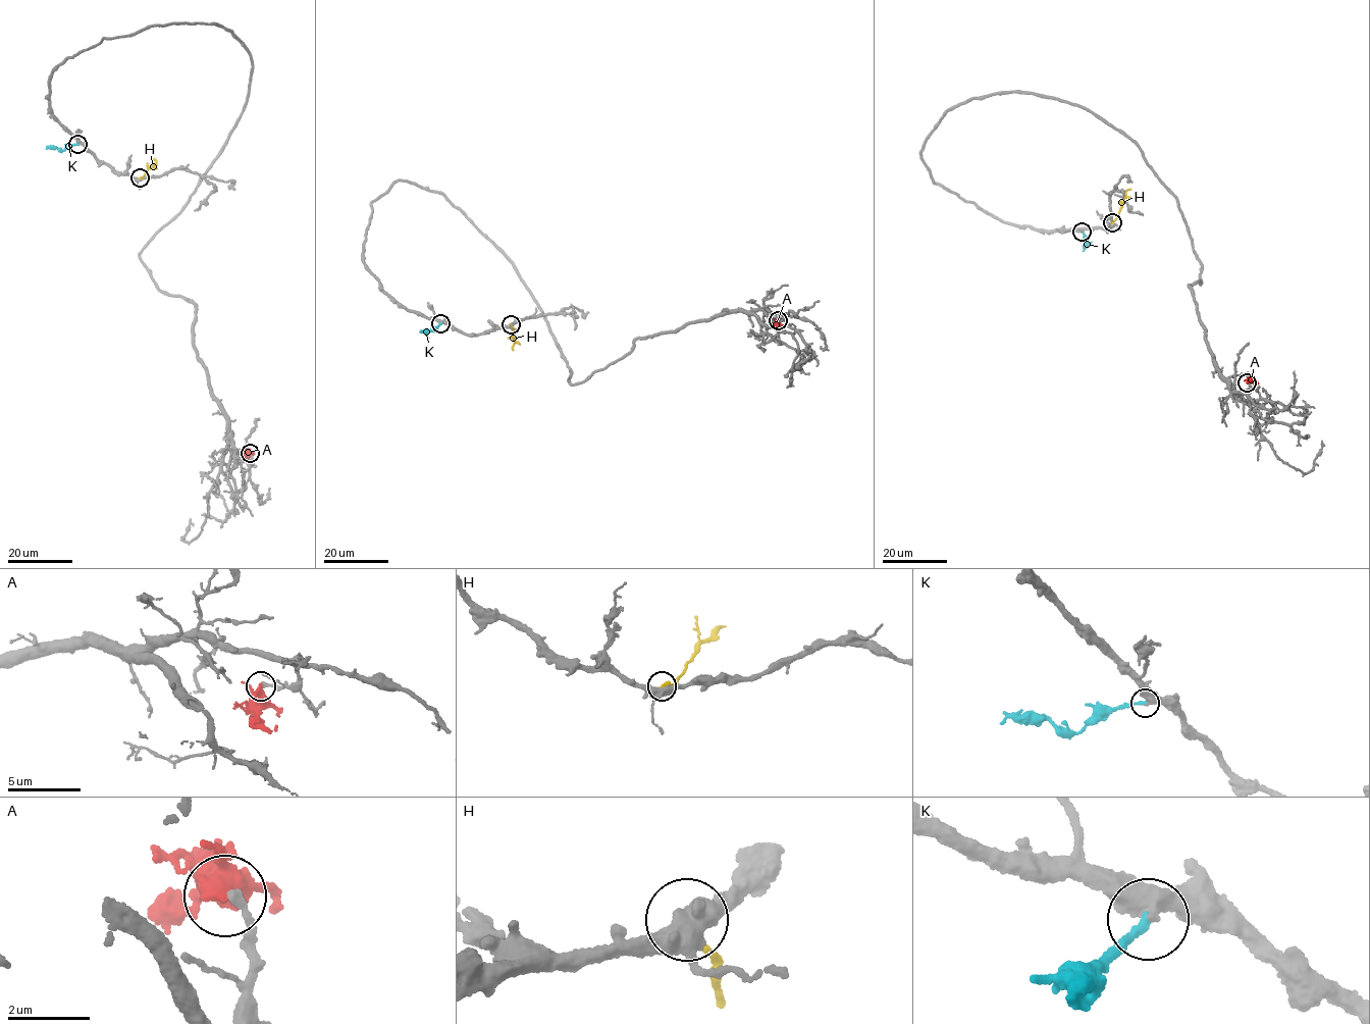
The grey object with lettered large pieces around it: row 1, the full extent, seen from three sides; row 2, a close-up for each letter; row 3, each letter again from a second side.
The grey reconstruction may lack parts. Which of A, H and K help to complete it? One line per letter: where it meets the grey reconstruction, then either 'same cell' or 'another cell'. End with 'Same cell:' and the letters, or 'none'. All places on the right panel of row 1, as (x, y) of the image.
A: meets grey at (1247, 382); another cell
H: meets grey at (1112, 222); another cell
K: meets grey at (1082, 232); same cell
Same cell: K

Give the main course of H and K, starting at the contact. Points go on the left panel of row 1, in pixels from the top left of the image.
H: (140, 177), (155, 163), (154, 159)
K: (77, 144), (62, 150), (52, 146), (46, 149)

